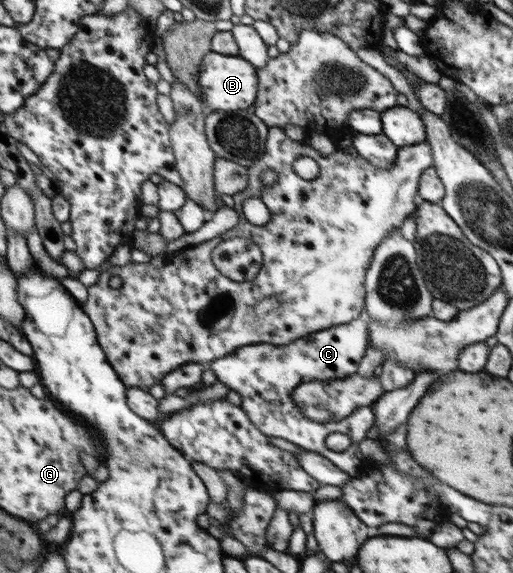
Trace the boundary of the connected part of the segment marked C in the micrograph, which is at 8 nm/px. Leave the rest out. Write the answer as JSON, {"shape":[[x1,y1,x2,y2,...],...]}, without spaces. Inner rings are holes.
{"shape":[[362,319,316,331,312,335,294,340,294,345,254,344,238,348,220,359,211,361,208,367,214,370,217,380,243,396,241,408,270,437,281,437,299,448,316,451,328,459,346,474,356,477,363,466,364,456,361,452,361,441,366,439,368,429,374,423,374,411,371,406,357,408,352,415,342,421,318,422,306,417,297,405,294,393,302,382,310,380,342,380,358,371,360,359,368,354,369,326],[344,433,352,439,352,444,344,451,332,451,326,441,329,434]]}

